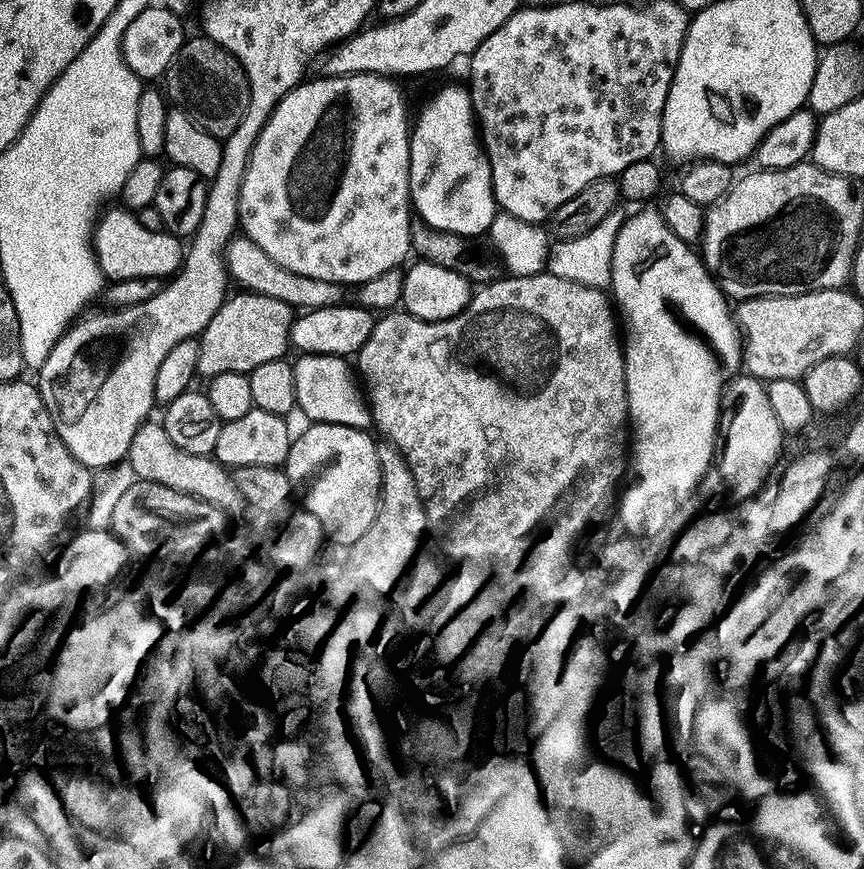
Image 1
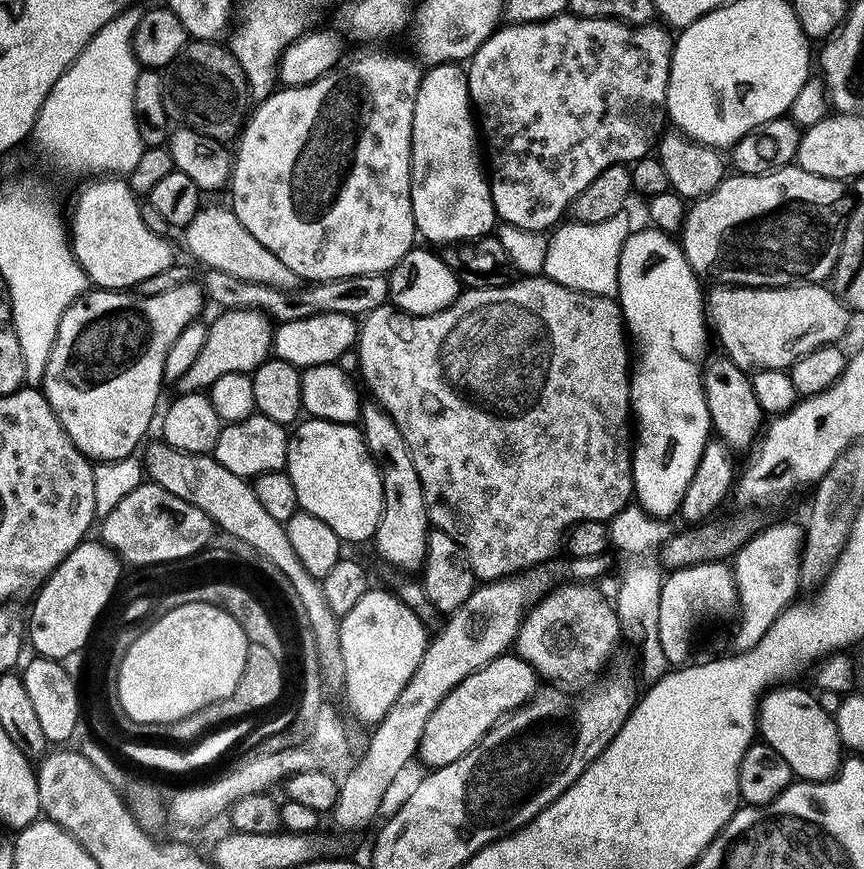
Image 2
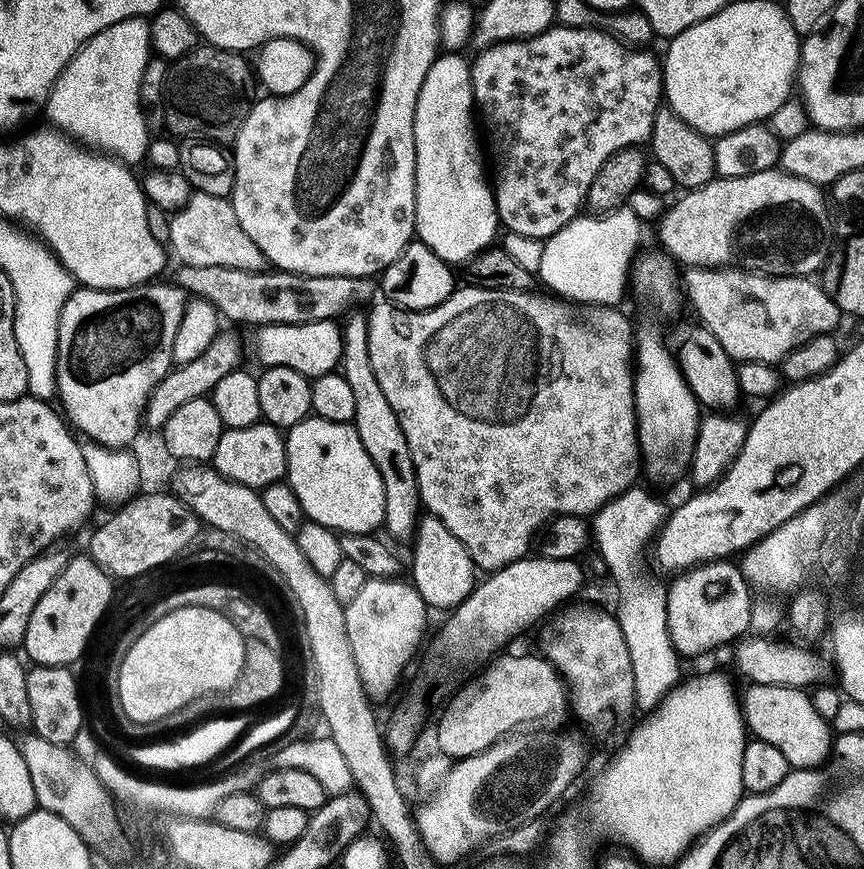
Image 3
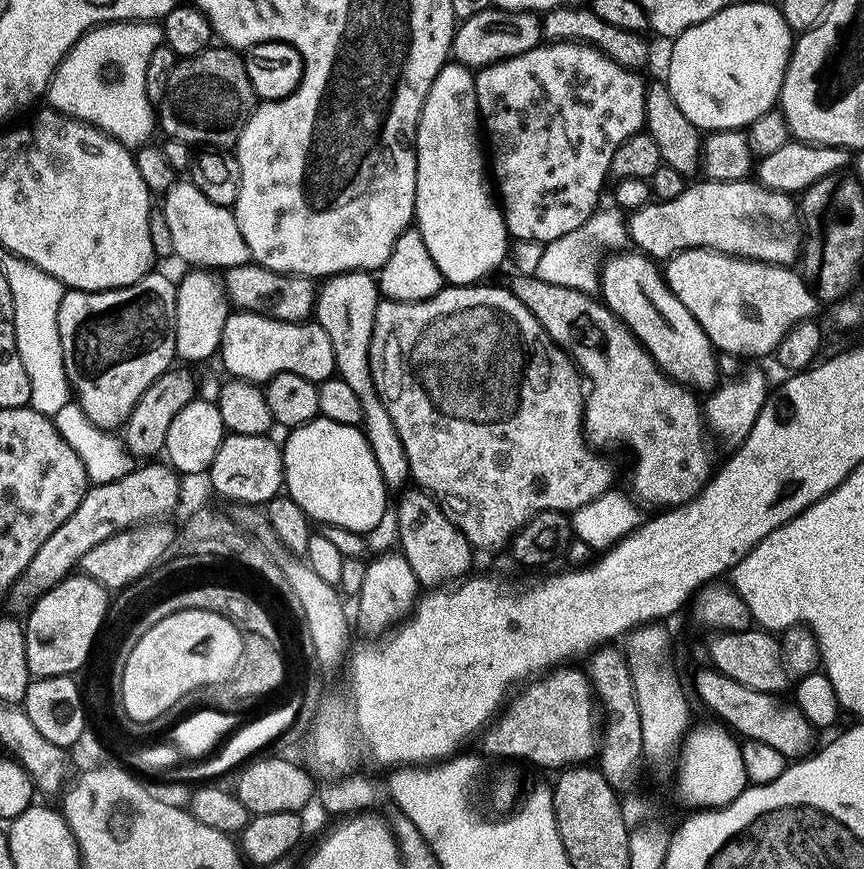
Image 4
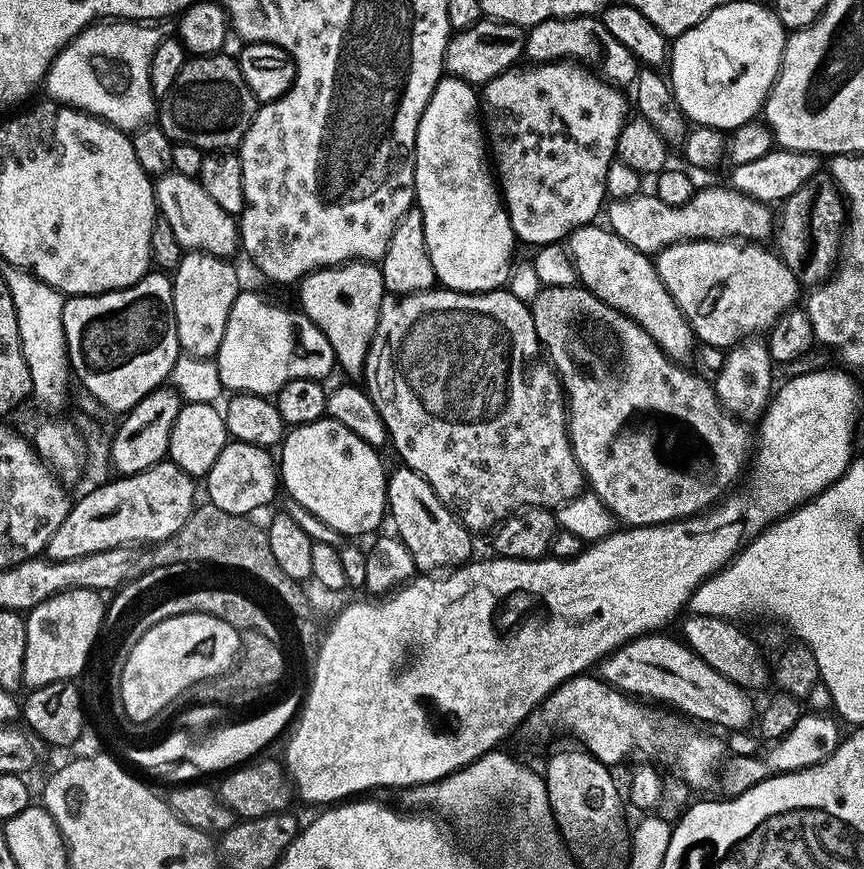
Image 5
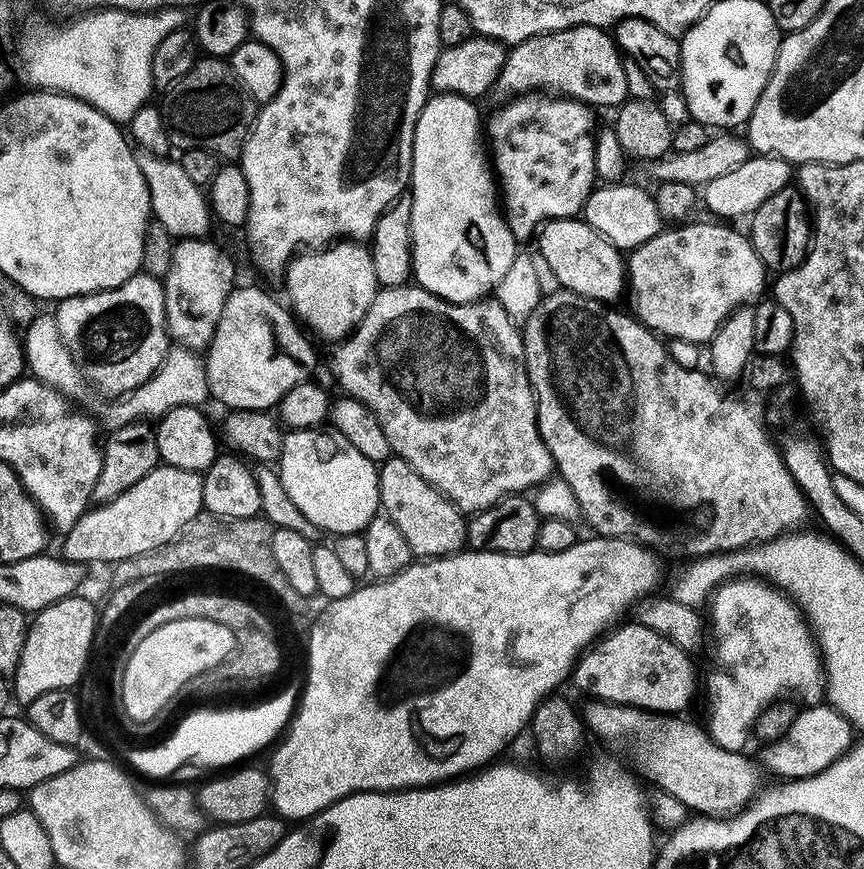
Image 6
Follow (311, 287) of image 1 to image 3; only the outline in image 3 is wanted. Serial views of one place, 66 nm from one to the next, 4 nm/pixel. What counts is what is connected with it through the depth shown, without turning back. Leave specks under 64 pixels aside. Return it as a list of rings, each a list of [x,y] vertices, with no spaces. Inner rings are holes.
[[[193,191],[192,196],[170,216],[170,238],[167,247],[179,263],[190,266],[234,267],[236,270],[262,272],[266,261],[262,250],[254,246],[250,234],[242,230],[238,214],[234,214],[231,199]]]

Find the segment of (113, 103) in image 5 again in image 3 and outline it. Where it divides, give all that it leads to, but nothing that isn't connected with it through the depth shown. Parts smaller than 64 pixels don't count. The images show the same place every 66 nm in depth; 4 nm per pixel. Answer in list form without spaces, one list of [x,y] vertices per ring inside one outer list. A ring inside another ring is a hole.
[[[135,16],[112,24],[84,43],[56,78],[46,113],[73,140],[129,166],[148,155],[150,129],[140,108],[142,74],[150,59],[152,33],[147,19]]]

